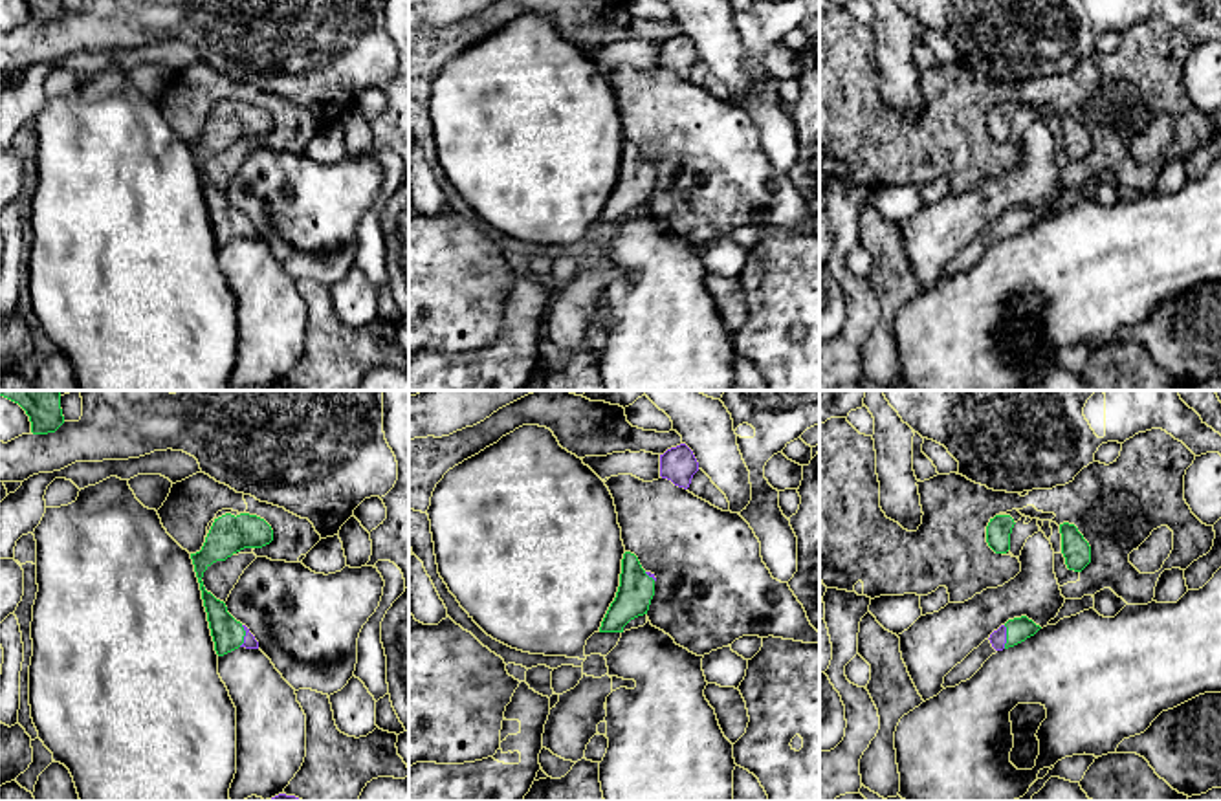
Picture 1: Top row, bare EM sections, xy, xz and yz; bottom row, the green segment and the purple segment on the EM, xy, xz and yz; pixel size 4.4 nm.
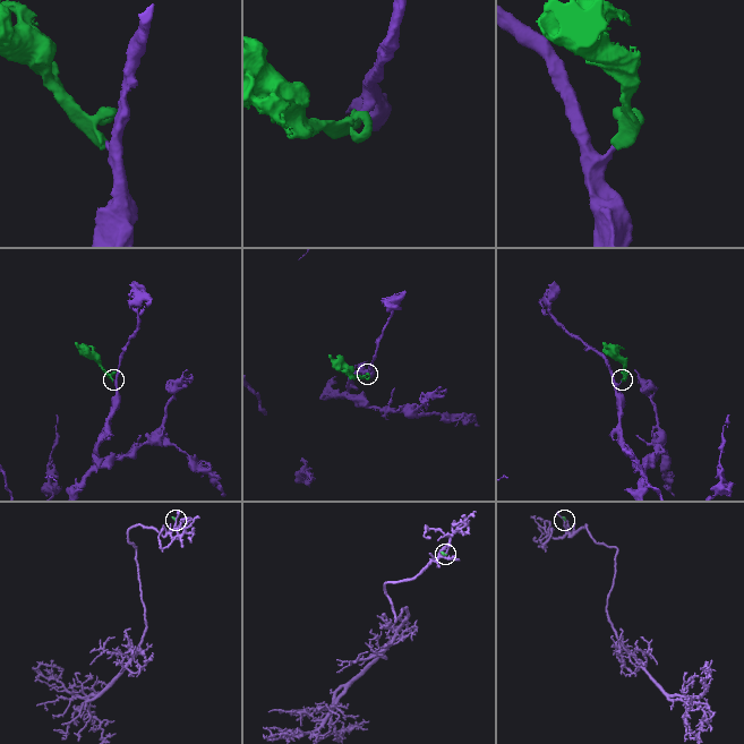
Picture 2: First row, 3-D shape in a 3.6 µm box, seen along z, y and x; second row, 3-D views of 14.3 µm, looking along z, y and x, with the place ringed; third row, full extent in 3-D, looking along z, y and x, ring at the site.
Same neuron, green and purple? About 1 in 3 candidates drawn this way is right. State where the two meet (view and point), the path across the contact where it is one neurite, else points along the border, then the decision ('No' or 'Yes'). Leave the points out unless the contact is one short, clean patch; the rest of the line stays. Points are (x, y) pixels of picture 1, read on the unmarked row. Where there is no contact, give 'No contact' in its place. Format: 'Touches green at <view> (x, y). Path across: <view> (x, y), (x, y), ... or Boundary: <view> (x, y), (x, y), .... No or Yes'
Touches green at yz (1007, 226). Path across: yz (1018, 219), (1007, 226), (998, 228). Yes

